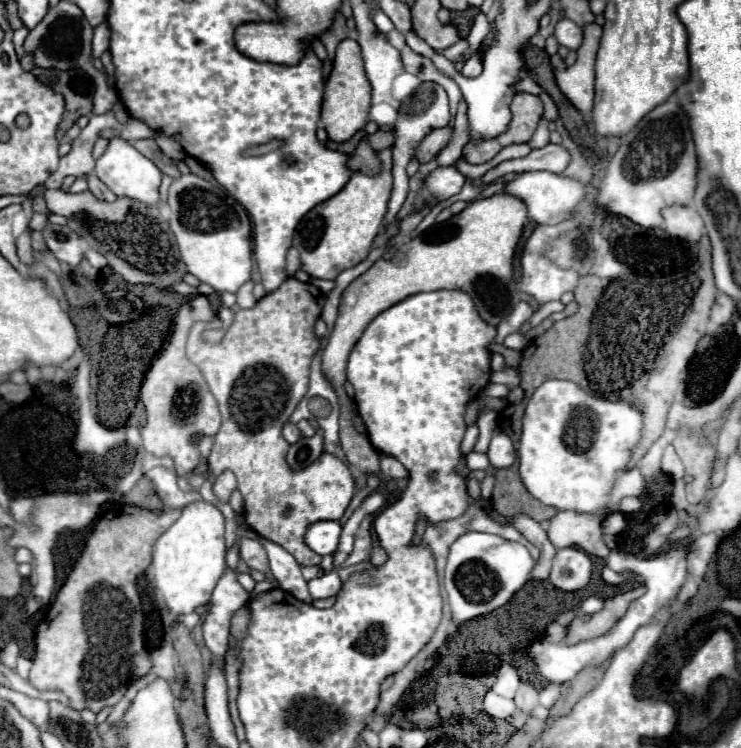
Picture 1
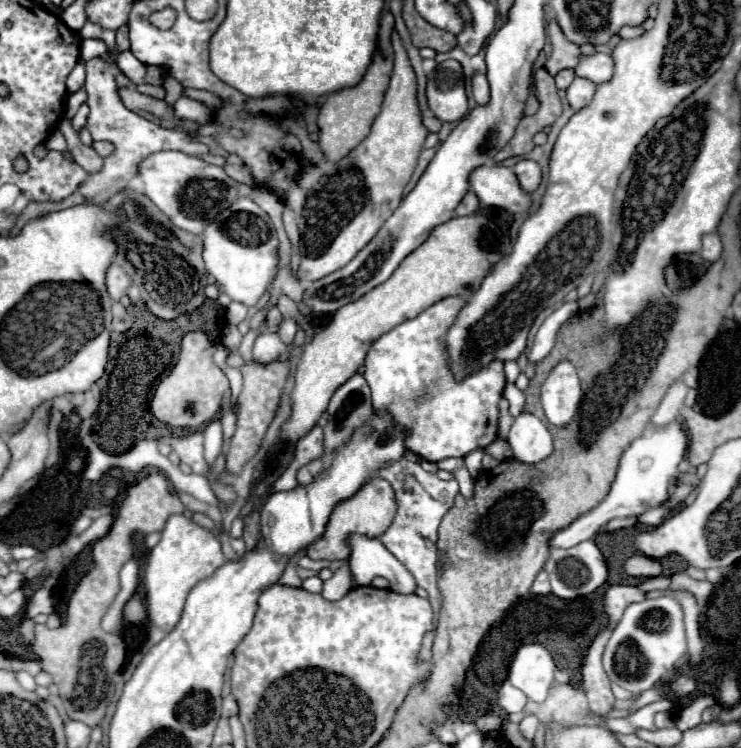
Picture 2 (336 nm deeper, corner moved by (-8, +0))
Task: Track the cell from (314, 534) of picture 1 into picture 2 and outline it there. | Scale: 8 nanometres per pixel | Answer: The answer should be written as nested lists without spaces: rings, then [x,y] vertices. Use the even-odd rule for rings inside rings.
[[[364,535],[350,537],[350,569],[358,585],[370,585],[374,577],[384,577],[390,581],[390,589],[402,595],[416,591],[414,577],[406,567],[378,541]]]

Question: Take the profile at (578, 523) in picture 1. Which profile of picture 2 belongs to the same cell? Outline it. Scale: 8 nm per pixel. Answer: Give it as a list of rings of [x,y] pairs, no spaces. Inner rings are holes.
[[[682,379],[674,381],[674,383],[668,387],[664,399],[660,401],[656,413],[652,415],[652,423],[660,427],[660,425],[668,425],[670,421],[678,419],[678,417],[680,417],[680,409],[682,409],[682,405],[684,405],[686,393],[688,393],[688,385],[686,385]]]

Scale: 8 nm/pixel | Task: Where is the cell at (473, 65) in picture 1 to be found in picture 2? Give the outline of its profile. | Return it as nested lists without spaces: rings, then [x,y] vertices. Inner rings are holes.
[[[480,73],[474,75],[474,79],[472,79],[472,93],[474,93],[476,105],[482,105],[482,103],[486,103],[486,99],[490,99],[490,87],[488,87],[486,75],[480,75]]]

